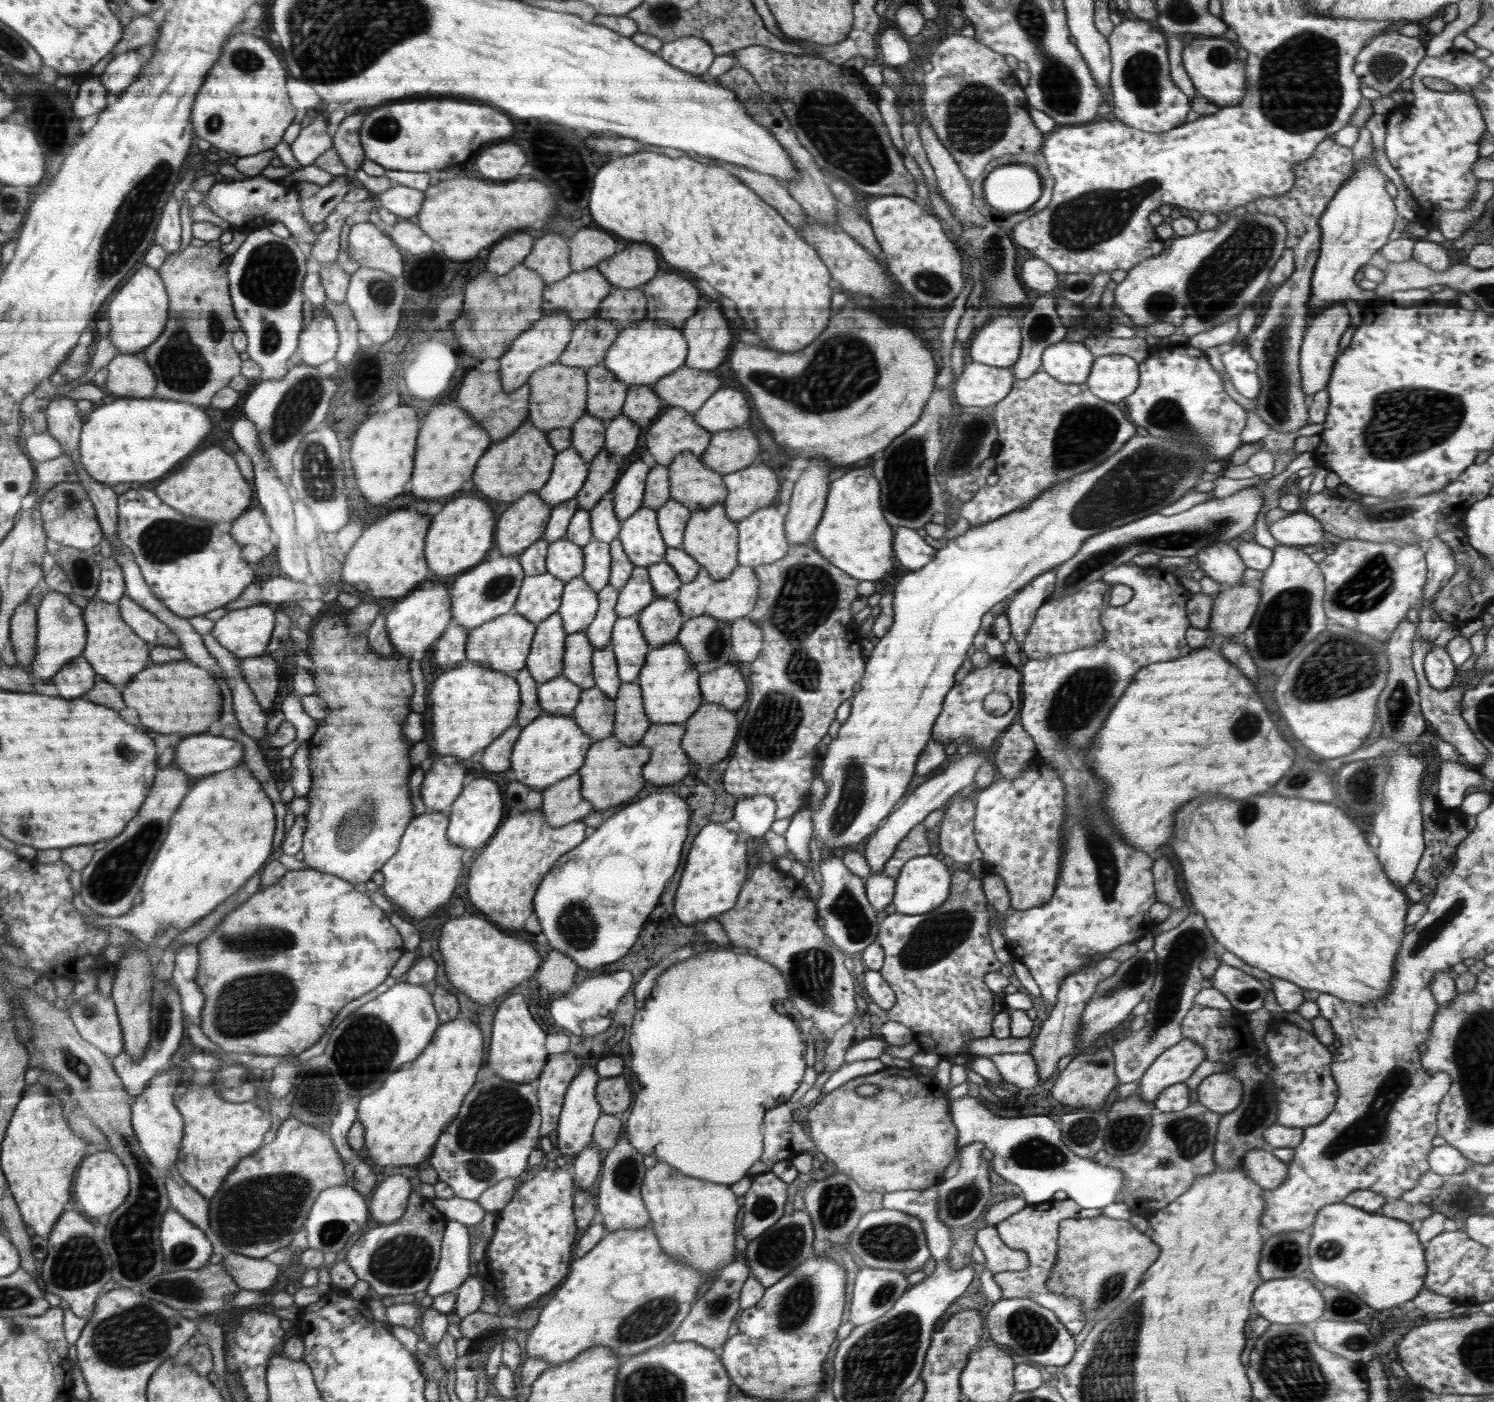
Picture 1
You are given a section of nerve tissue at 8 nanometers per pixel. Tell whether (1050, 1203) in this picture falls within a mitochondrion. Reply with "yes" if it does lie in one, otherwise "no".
no

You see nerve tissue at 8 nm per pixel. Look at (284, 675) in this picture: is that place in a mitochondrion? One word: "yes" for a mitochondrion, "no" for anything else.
no

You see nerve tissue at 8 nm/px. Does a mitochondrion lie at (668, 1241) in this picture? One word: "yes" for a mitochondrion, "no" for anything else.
no

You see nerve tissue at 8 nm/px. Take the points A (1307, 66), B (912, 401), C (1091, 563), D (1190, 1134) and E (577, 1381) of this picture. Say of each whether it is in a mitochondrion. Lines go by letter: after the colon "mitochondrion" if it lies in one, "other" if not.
A: mitochondrion
B: other
C: mitochondrion
D: mitochondrion
E: other

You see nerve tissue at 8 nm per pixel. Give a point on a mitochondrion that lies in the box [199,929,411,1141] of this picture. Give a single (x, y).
(368, 1040)

